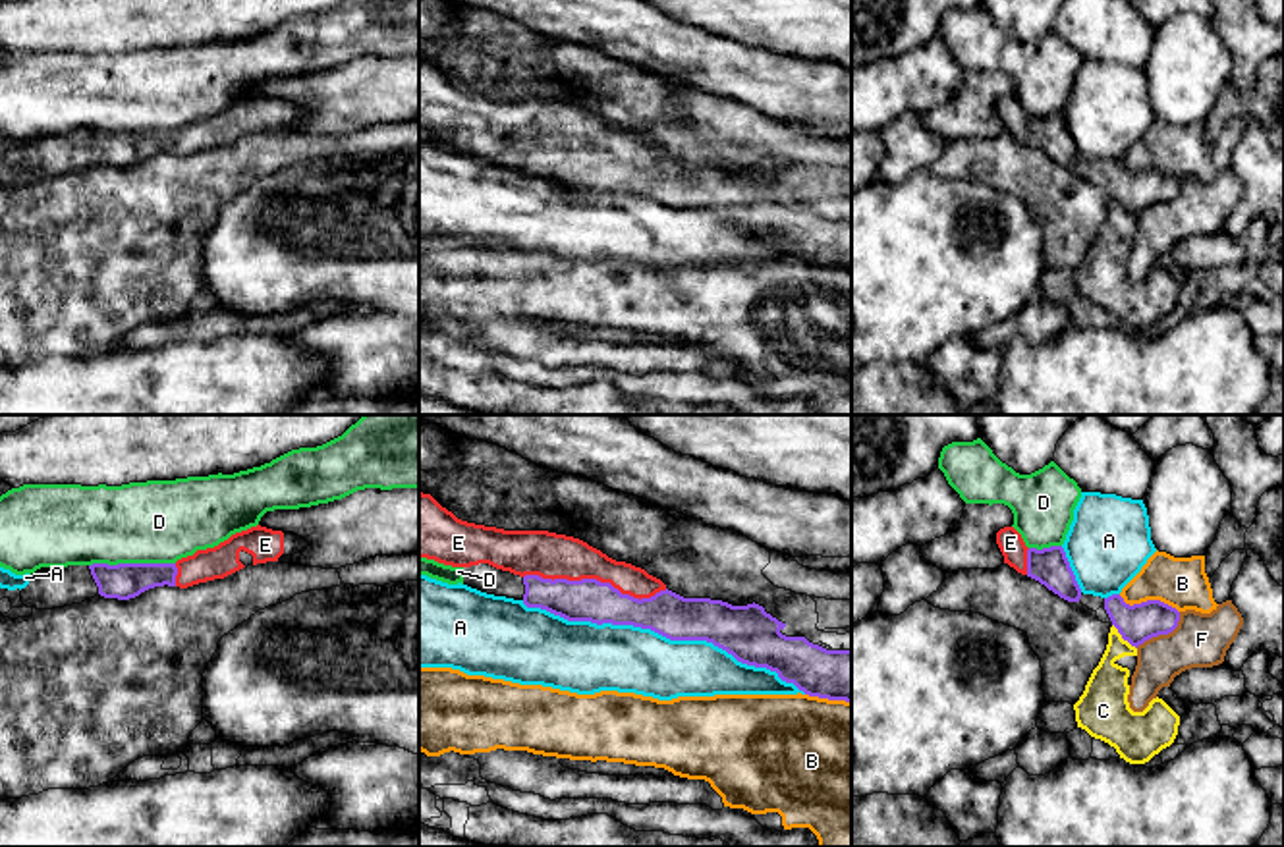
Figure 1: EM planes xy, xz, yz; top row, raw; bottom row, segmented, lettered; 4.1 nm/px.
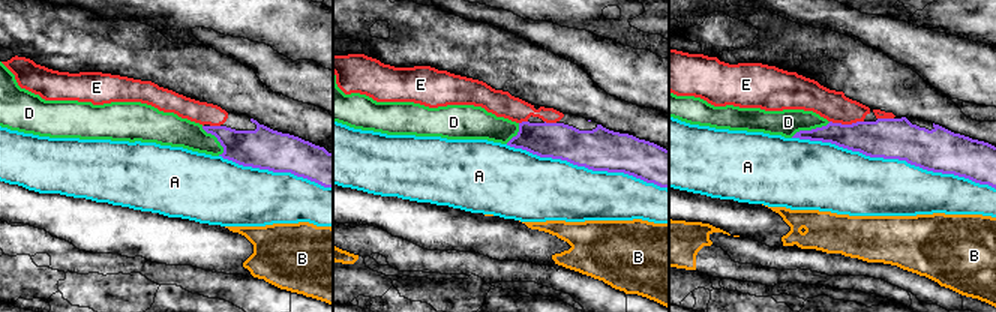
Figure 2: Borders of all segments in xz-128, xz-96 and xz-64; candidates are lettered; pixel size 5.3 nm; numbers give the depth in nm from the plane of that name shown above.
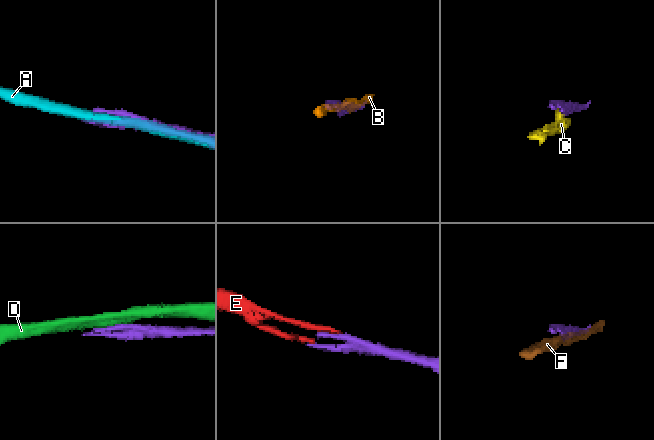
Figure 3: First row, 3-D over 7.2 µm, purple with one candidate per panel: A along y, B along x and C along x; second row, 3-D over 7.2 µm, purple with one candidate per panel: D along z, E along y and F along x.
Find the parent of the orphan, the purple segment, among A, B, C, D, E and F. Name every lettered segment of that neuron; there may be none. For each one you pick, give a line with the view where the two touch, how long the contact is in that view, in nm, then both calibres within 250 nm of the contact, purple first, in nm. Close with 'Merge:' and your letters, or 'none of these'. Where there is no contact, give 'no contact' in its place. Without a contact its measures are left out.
E: meets purple in xz; contact 600 nm long; 180 nm thick on the purple side, 190 nm on the other
Merge: E

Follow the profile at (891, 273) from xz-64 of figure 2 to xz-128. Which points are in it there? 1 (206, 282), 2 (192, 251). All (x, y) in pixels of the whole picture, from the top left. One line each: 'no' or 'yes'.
1: yes
2: no

